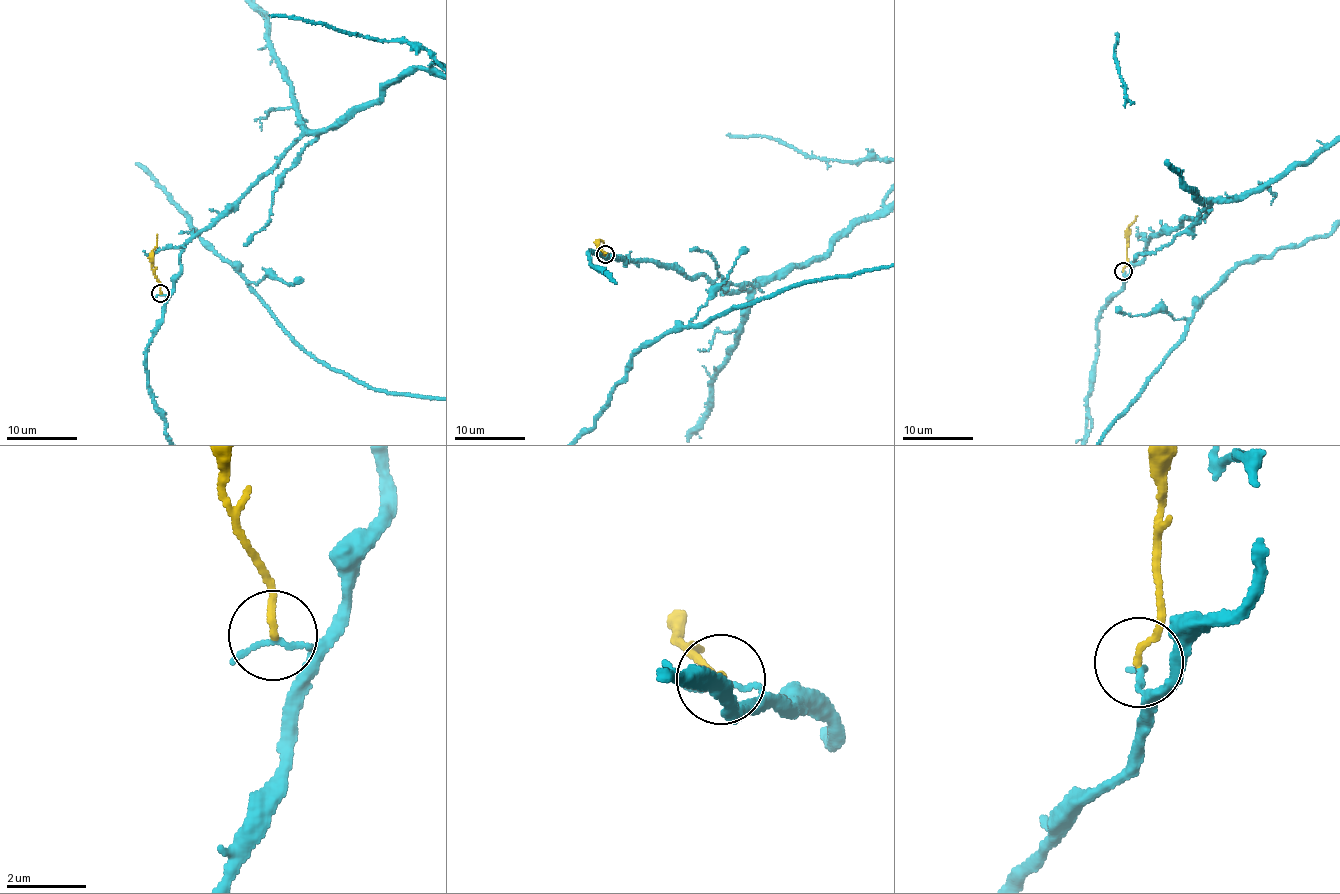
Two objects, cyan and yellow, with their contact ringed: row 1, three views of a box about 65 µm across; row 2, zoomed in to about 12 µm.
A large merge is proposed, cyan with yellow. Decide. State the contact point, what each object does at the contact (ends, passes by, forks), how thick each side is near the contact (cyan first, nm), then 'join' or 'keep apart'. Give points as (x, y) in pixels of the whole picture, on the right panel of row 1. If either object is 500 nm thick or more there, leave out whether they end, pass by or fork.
(1123, 271) | cyan passes by | yellow ends | 100/160 nm | keep apart

